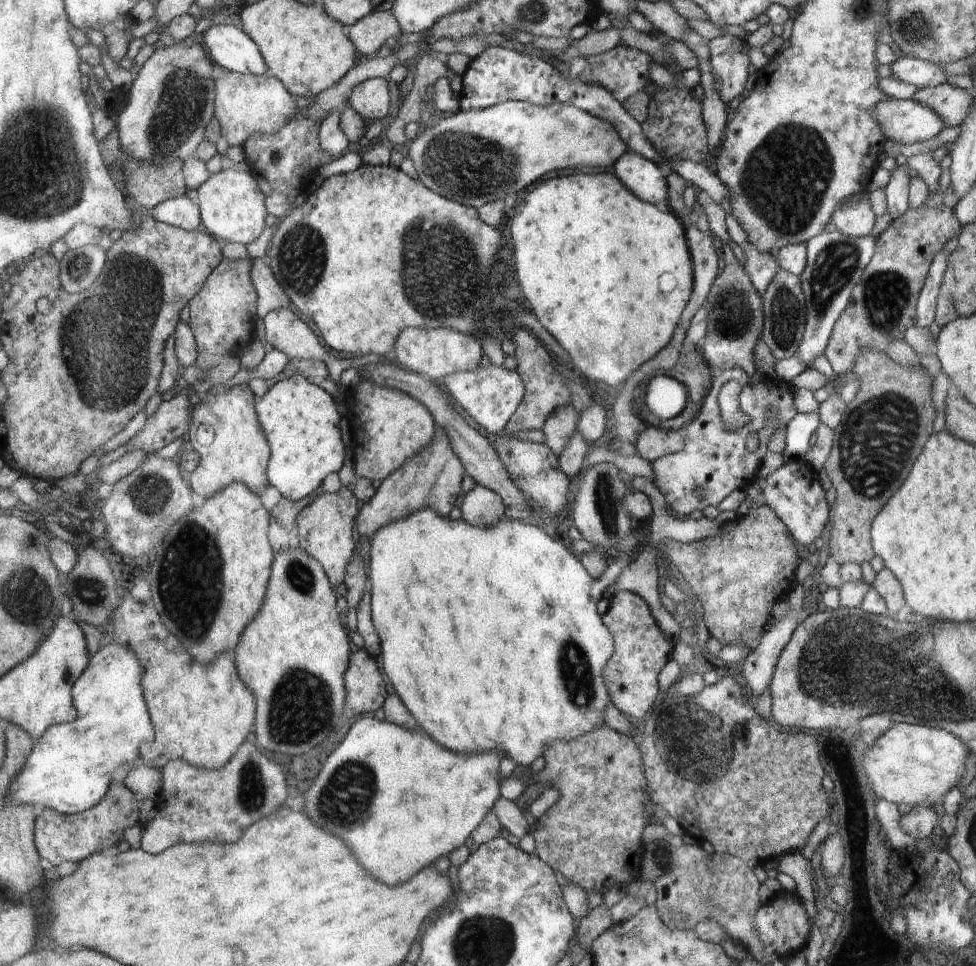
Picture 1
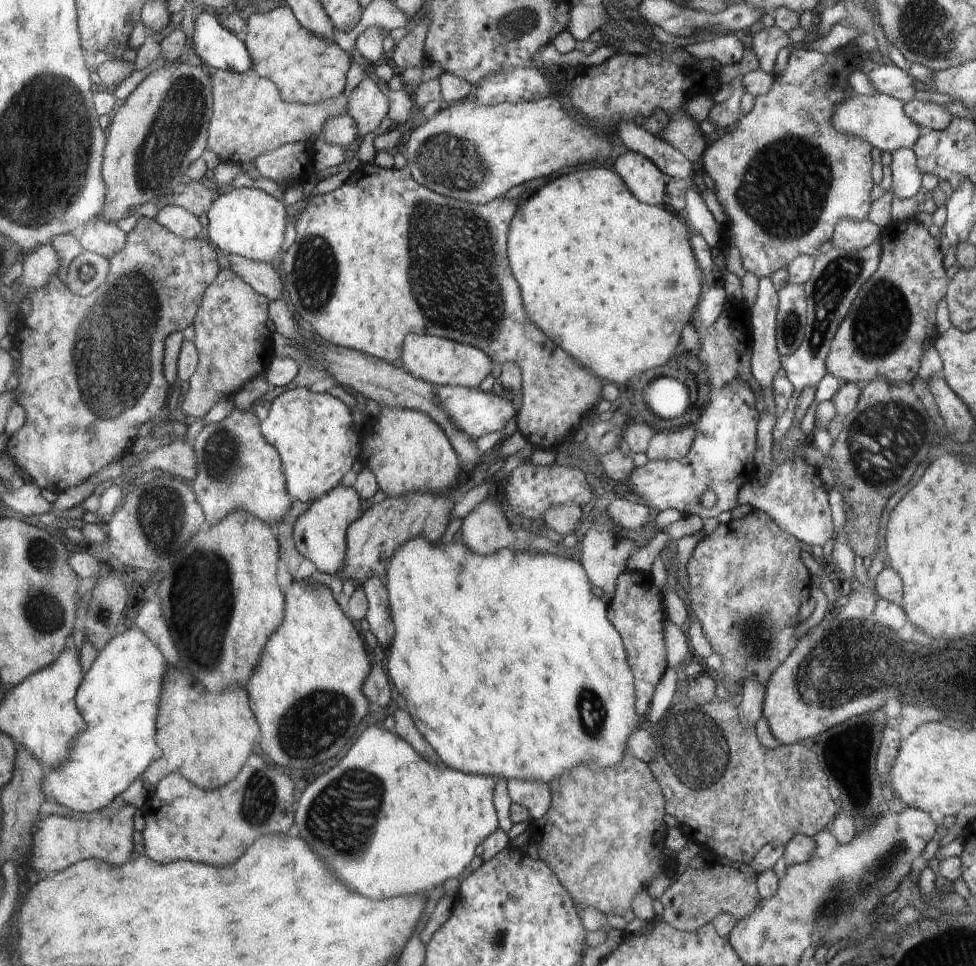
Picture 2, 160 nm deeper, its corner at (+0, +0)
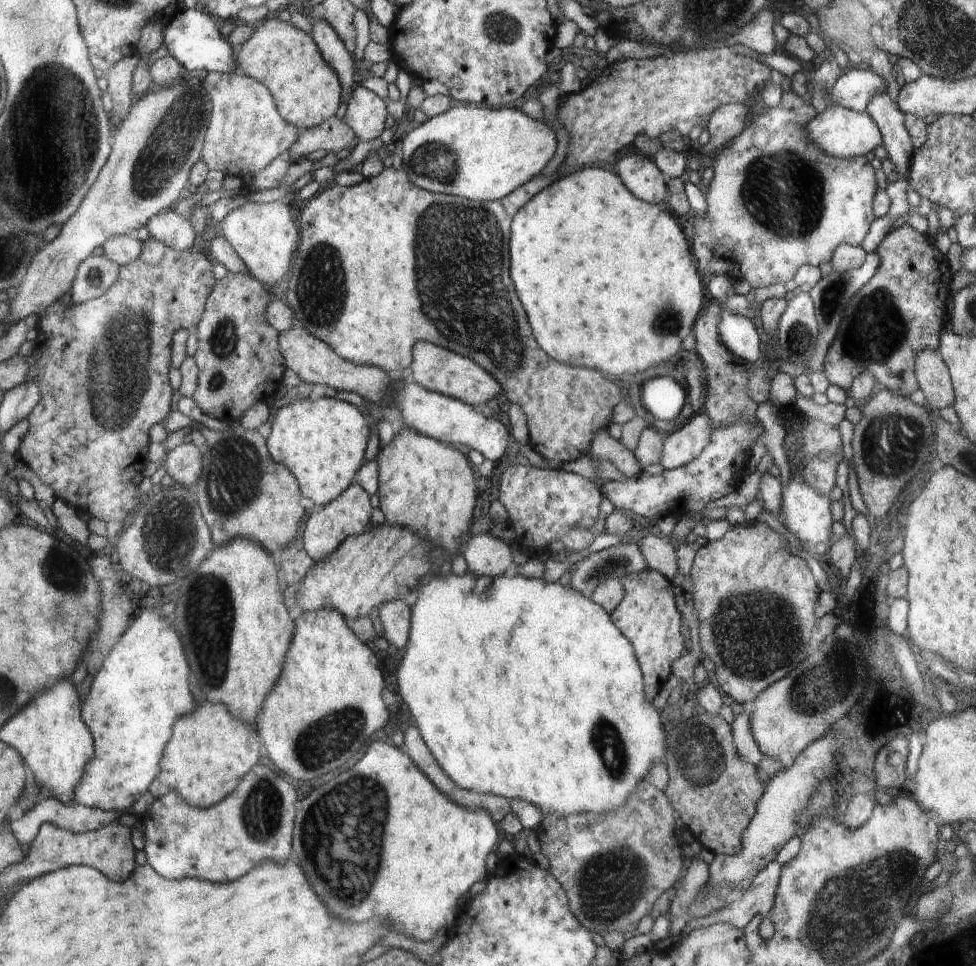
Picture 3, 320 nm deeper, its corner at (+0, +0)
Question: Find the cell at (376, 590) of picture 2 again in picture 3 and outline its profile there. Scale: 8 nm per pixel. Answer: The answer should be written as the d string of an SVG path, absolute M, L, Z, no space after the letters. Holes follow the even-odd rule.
M397 599L380 604L376 611L375 614L384 629L383 636L386 636L388 642L398 646L402 653L408 644L408 636L410 636L410 606Z

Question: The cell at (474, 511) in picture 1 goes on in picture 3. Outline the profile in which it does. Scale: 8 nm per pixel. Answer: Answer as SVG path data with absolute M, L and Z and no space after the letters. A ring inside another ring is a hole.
M478 530L471 536L462 554L468 571L482 577L502 576L514 562L511 549L504 540Z

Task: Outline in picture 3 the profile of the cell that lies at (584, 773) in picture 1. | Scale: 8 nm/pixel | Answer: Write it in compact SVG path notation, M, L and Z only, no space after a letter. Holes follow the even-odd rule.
M647 776L630 794L626 804L616 812L578 812L578 814L544 814L542 823L534 830L542 847L541 853L550 862L549 872L556 877L569 896L570 909L585 928L604 936L610 930L638 932L642 918L650 915L654 902L674 882L682 870L682 846L676 834L674 810L665 794L648 782Z

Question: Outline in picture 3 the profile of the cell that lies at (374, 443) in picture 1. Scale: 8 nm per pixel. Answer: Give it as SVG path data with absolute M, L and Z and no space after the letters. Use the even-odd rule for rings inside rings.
M406 427L390 444L381 446L375 459L380 485L377 494L385 522L392 526L406 526L412 532L430 538L432 546L440 546L448 553L458 550L460 536L468 532L476 504L474 474L466 456L444 446L444 442Z

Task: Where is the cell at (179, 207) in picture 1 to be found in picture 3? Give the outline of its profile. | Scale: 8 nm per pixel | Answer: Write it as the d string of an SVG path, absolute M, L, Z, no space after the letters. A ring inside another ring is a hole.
M172 209L170 212L160 212L145 227L154 240L160 240L174 250L191 249L197 236L190 220Z

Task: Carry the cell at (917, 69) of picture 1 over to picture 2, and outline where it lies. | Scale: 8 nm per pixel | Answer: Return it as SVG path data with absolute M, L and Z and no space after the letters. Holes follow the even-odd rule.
M879 64L867 75L872 86L876 86L877 94L900 100L903 104L911 101L916 93L915 78L911 79L908 73L895 64Z

